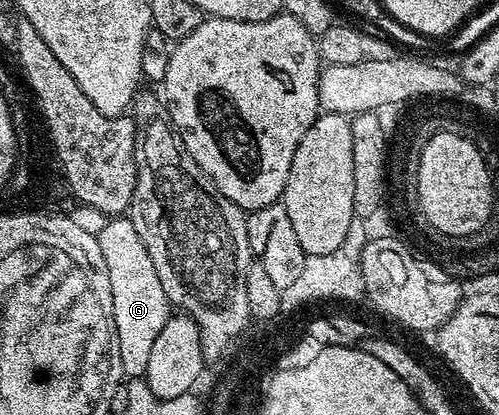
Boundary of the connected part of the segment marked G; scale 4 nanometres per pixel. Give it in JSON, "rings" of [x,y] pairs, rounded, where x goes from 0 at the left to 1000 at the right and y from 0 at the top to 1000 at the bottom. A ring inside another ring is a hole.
{"rings":[[[226,523],[212,537],[218,540],[202,559],[192,559],[190,583],[202,607],[204,634],[214,639],[214,667],[222,667],[222,725],[230,745],[242,892],[253,906],[283,908],[295,889],[311,812],[319,812],[319,793],[335,783],[343,733],[335,706],[327,706],[311,639],[303,639],[295,590],[287,590],[287,581],[279,581],[279,561],[271,561],[271,542],[263,542],[255,523]]]}

